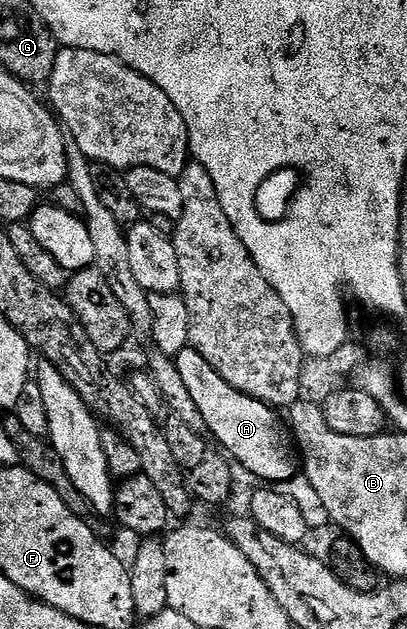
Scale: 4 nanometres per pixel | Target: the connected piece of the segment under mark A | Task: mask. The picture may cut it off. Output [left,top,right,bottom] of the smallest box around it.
[175,346,298,486]

